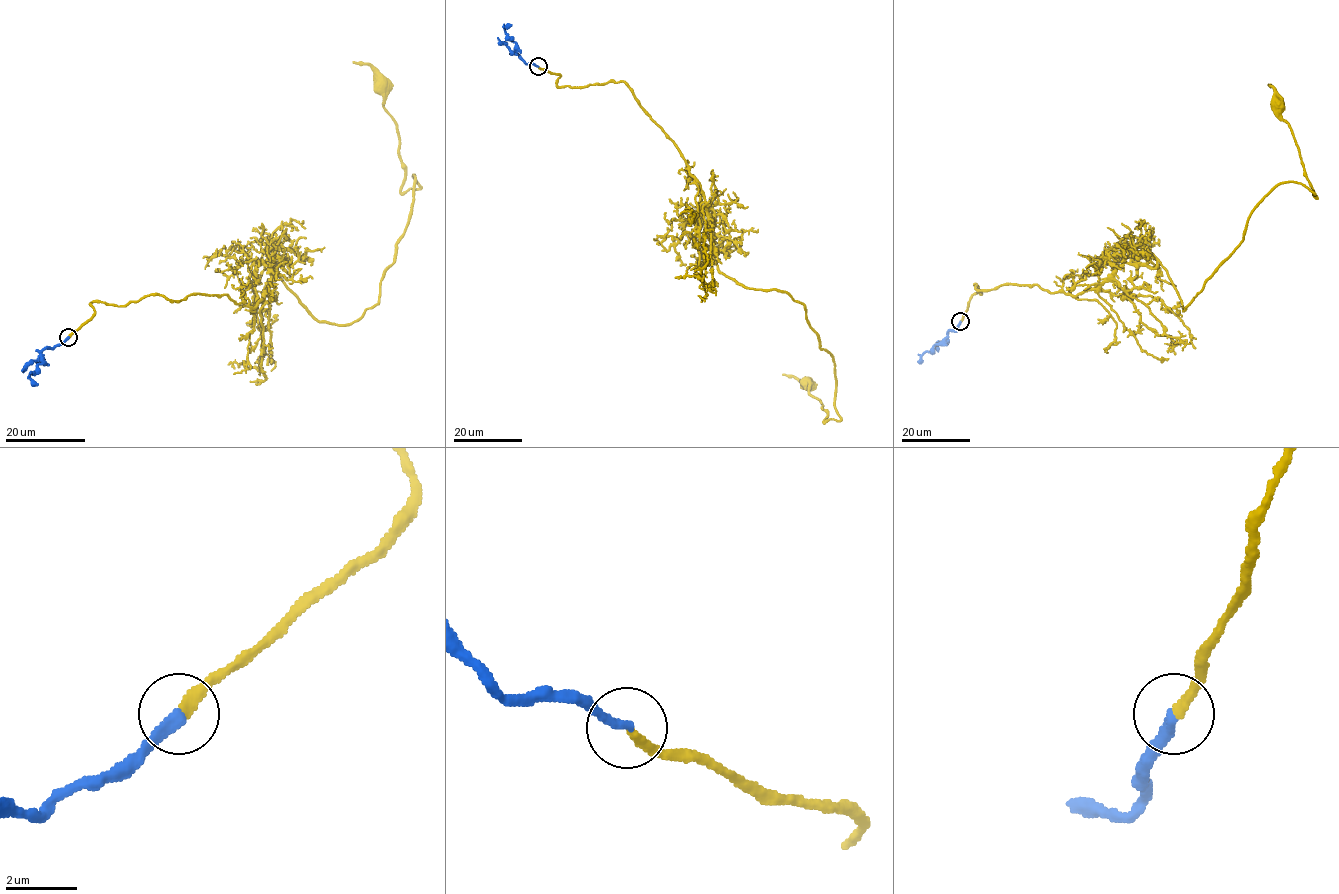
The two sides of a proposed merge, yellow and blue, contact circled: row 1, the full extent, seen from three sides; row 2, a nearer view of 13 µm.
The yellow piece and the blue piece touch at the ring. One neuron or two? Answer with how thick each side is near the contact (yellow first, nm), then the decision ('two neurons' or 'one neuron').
280 nm thick on the yellow side, 320 nm on the other; one neuron

